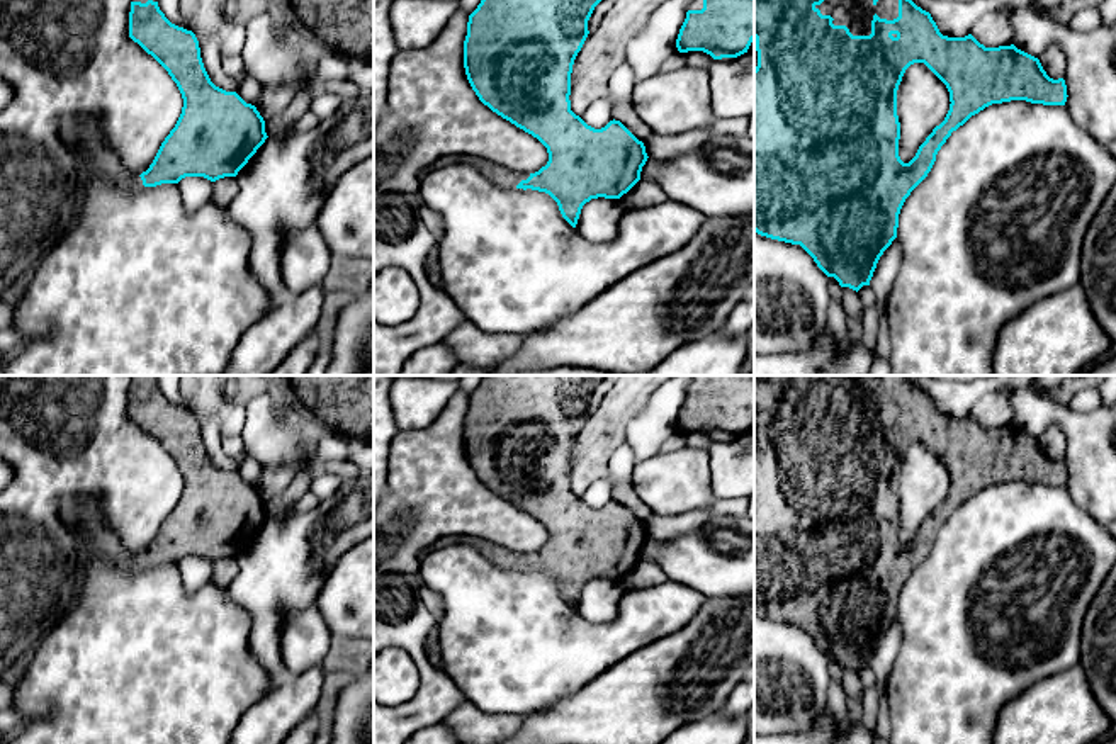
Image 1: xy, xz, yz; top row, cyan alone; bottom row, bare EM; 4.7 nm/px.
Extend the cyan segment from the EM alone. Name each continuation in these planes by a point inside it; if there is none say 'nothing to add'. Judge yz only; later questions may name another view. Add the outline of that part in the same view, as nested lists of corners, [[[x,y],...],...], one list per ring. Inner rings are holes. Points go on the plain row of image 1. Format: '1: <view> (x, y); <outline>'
1: yz (856, 393); [[[871,375],[824,377],[826,380],[815,389],[822,396],[831,396],[834,406],[846,406],[853,416],[870,416],[875,394],[887,401],[899,397],[899,375],[880,375],[876,384]]]

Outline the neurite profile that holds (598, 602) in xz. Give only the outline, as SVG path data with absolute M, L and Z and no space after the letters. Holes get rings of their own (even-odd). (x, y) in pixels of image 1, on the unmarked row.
M591 579L583 586L576 610L589 623L612 622L623 591L618 579Z

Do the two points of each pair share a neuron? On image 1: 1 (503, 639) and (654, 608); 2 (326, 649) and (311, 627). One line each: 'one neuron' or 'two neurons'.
1: one neuron
2: one neuron

